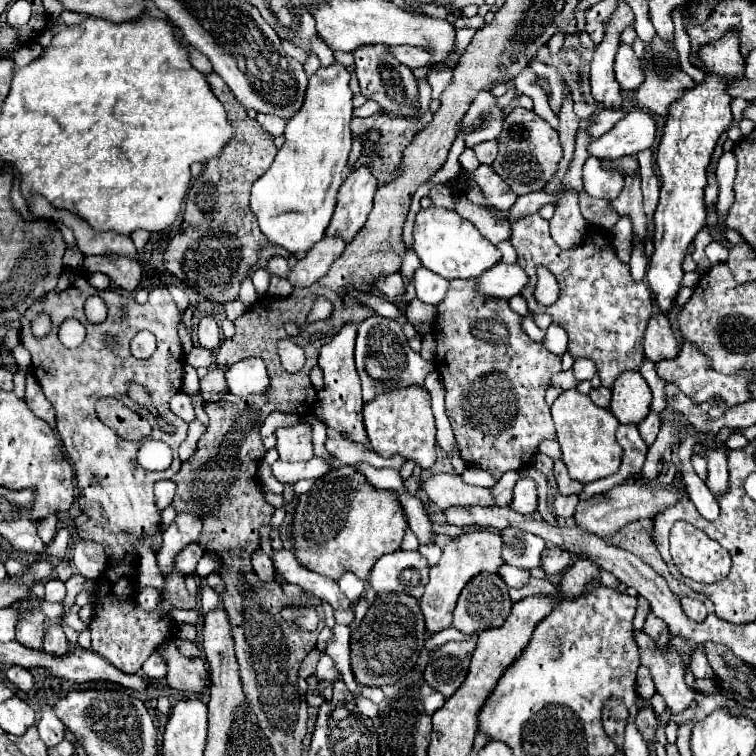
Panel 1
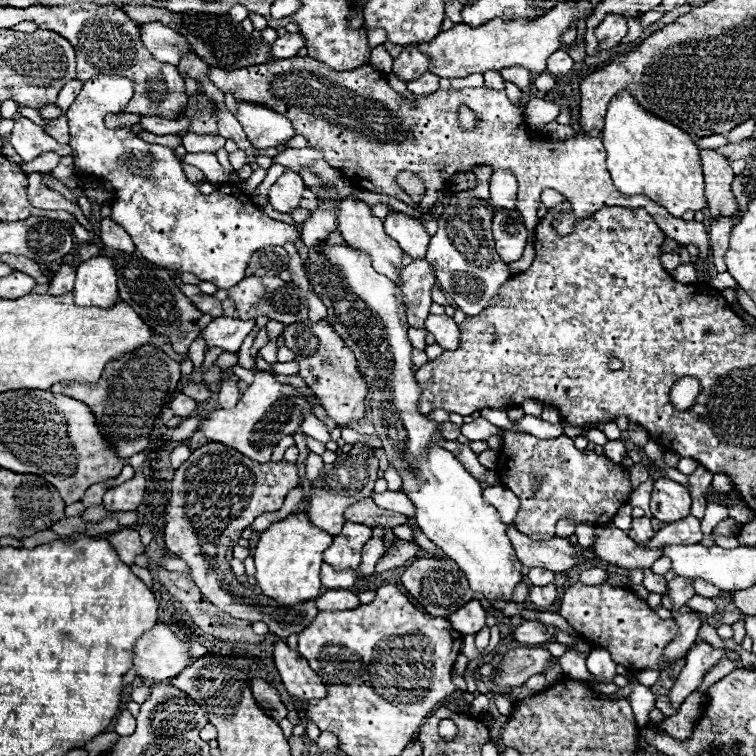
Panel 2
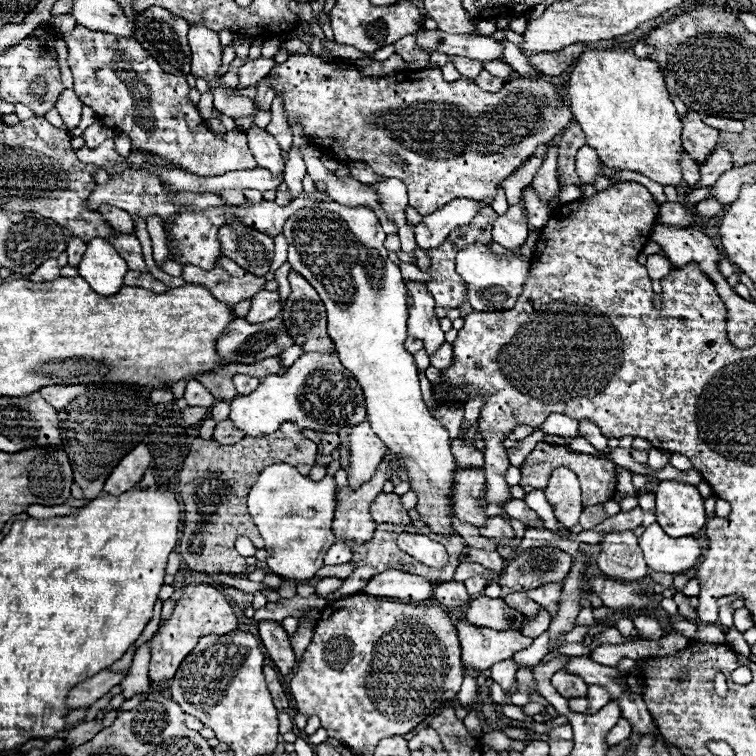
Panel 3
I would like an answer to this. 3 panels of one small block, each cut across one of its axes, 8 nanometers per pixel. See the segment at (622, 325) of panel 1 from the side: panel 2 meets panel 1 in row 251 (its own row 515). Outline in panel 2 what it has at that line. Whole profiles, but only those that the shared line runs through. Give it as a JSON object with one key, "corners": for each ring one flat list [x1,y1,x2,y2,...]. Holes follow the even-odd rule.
{"corners":[[506,430,496,472,500,482,520,498,520,510,514,518,516,528,534,540,554,538,554,526,562,516,572,518,576,524,610,524,634,490,624,466,590,450,578,450,572,438,566,436,543,440],[536,478,540,480,538,486,534,484]]}

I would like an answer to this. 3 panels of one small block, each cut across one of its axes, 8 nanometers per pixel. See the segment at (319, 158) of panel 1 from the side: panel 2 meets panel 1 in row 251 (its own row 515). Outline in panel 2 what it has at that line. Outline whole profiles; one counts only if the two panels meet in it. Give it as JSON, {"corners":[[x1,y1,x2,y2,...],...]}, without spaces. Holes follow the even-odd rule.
{"corners":[[290,512,284,520,274,522,268,530,260,534,254,550,256,562,256,582,262,594,278,600,284,606,292,606,304,600,314,600,320,594,320,566,322,552,334,542,334,536,324,530,314,528,306,512]]}

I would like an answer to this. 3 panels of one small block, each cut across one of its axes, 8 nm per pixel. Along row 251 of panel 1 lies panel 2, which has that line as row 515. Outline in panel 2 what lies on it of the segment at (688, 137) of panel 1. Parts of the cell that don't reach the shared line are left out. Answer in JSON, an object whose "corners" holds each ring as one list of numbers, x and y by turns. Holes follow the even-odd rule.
{"corners":[[660,478,654,482,650,510,664,524,678,522,690,514,690,492,670,478]]}

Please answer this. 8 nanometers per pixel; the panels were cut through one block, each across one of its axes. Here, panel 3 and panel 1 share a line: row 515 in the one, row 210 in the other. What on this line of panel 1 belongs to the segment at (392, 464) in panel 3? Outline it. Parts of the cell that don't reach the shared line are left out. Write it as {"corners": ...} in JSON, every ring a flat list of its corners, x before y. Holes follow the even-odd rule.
{"corners":[[360,166,358,170,348,174,348,178,340,186,338,204,326,232,328,236,338,234,346,242,350,242,358,234,372,210,376,184,378,180,370,174,370,166]]}

